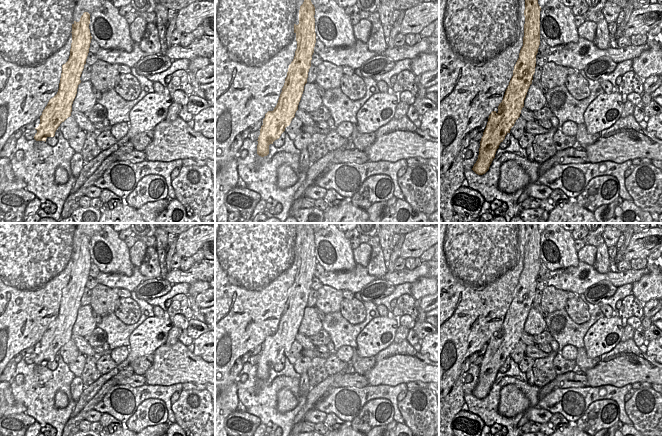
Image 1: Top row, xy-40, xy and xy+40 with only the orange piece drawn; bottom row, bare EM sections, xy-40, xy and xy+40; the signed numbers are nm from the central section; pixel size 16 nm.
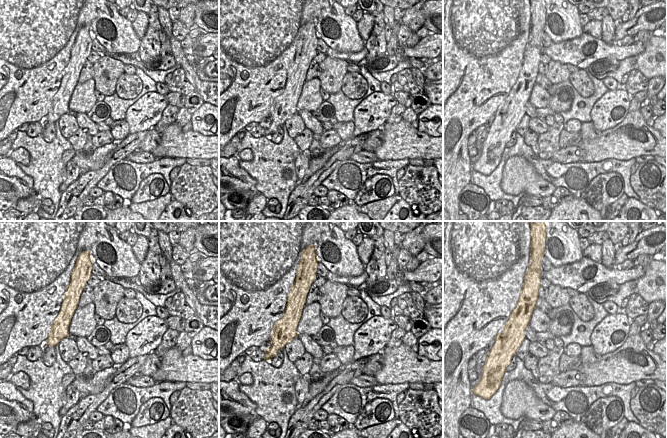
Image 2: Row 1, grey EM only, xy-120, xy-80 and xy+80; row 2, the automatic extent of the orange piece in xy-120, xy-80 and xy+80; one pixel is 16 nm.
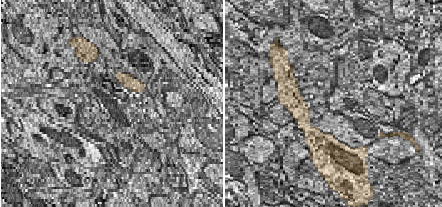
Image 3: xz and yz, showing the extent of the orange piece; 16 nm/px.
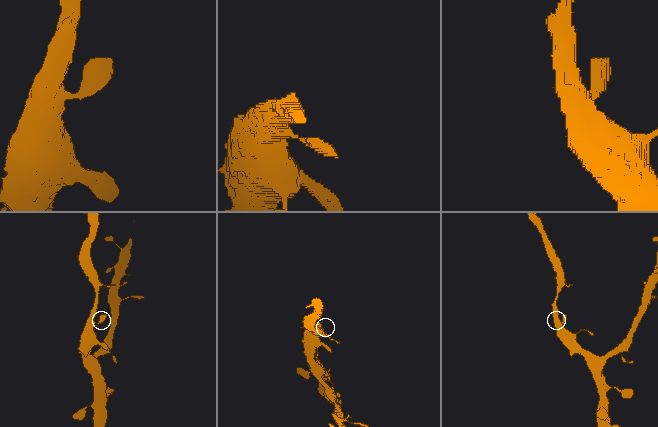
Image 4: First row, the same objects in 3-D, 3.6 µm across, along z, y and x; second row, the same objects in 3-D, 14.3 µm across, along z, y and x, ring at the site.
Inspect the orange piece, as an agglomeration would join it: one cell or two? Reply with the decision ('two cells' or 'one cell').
one cell

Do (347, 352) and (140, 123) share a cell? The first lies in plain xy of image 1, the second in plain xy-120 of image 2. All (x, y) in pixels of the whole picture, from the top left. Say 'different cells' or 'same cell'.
different cells

